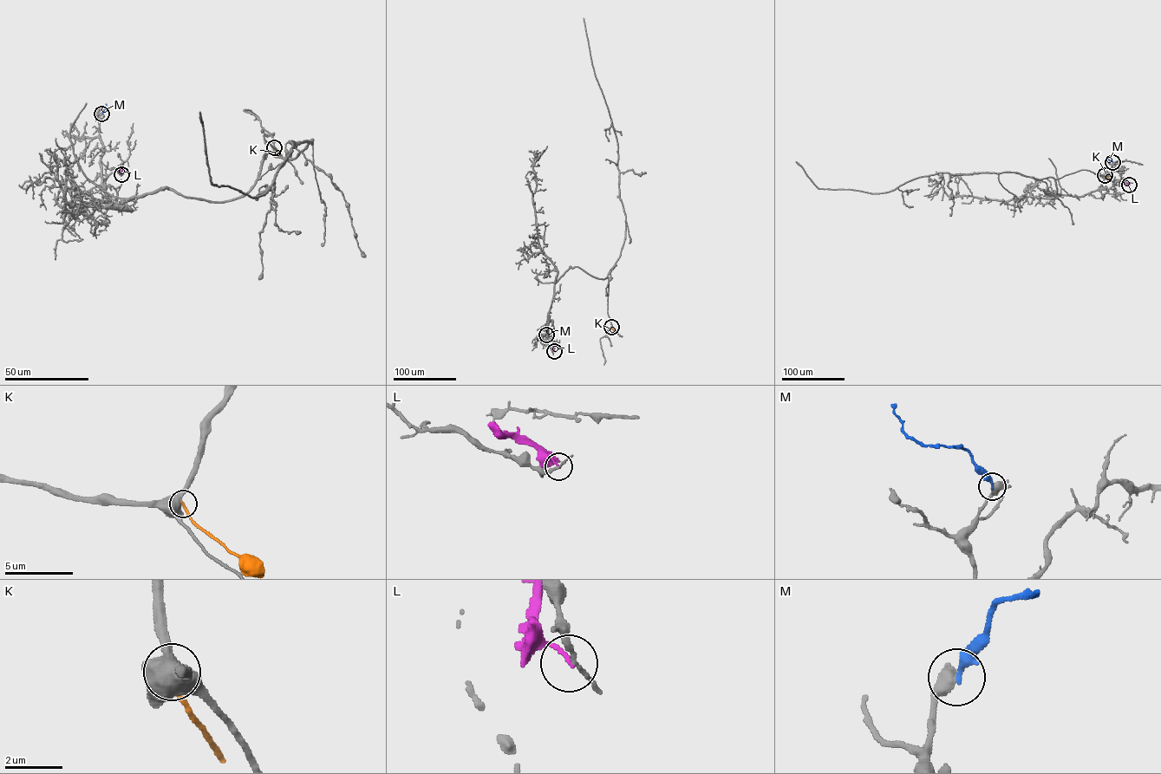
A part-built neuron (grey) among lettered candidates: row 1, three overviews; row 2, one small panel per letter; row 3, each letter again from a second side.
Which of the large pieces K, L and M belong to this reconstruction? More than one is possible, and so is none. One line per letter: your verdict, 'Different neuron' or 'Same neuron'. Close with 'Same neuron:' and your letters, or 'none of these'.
K: Different neuron
L: Different neuron
M: Different neuron
Same neuron: none of these

